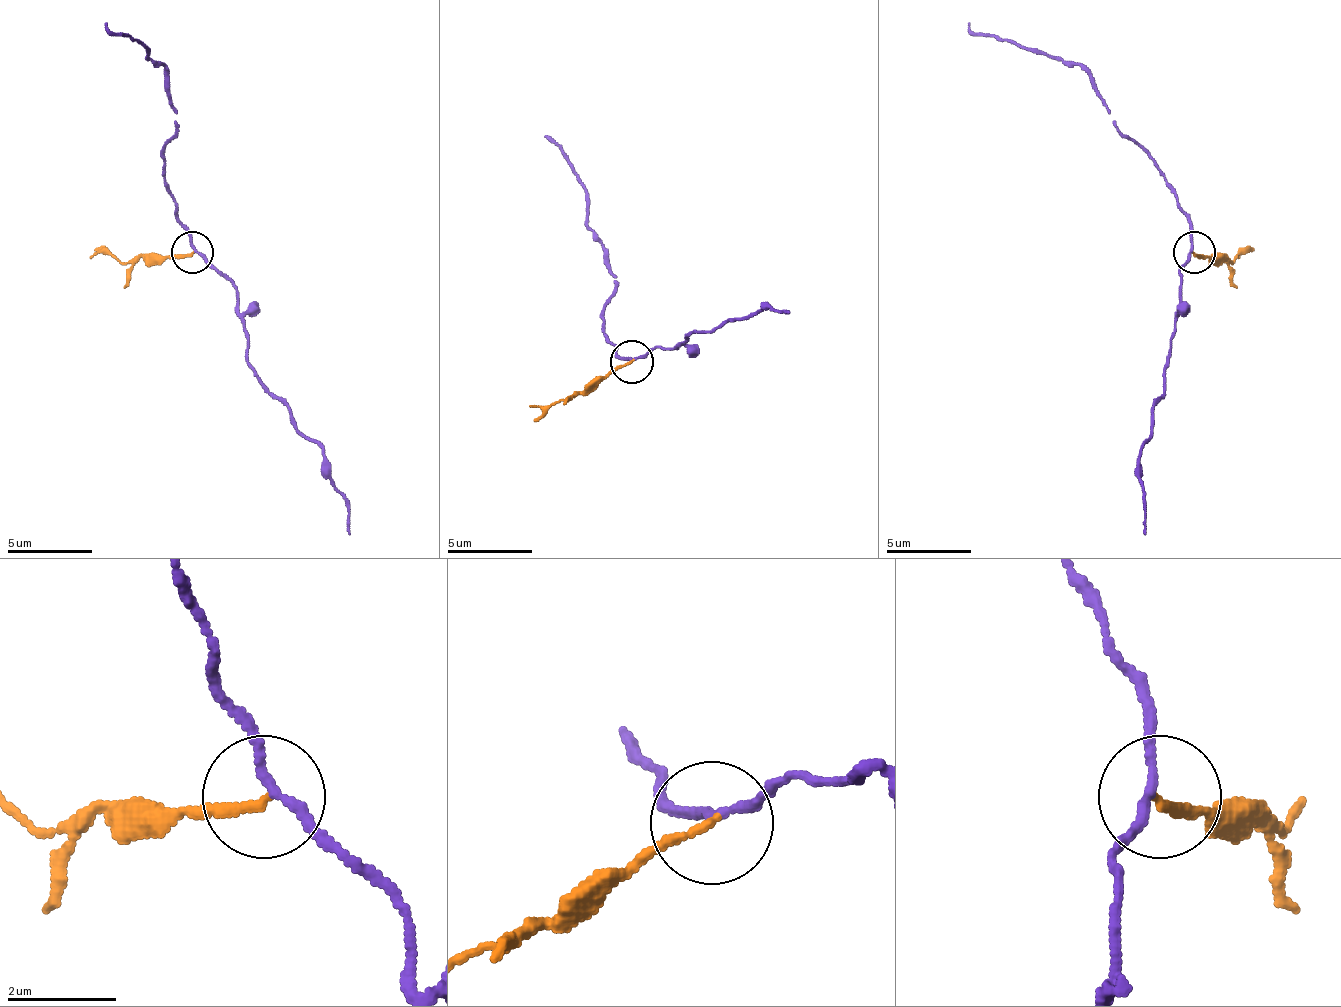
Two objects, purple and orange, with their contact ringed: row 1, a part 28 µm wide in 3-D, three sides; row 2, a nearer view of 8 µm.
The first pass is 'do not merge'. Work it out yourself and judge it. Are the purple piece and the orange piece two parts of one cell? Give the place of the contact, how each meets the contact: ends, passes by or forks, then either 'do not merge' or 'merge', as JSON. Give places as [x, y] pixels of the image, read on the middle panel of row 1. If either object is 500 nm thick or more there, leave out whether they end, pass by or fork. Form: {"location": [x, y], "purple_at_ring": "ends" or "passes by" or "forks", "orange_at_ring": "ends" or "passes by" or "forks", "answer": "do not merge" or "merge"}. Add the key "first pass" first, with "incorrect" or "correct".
{"first pass": "correct", "location": [631, 361], "purple_at_ring": "passes by", "orange_at_ring": "ends", "answer": "do not merge"}

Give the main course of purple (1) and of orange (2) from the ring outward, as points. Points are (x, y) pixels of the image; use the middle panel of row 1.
1: (632, 360), (624, 360), (603, 331), (615, 280), (607, 250), (586, 224), (586, 186), (556, 144), (543, 135)
2: (632, 360), (560, 399), (535, 420)

